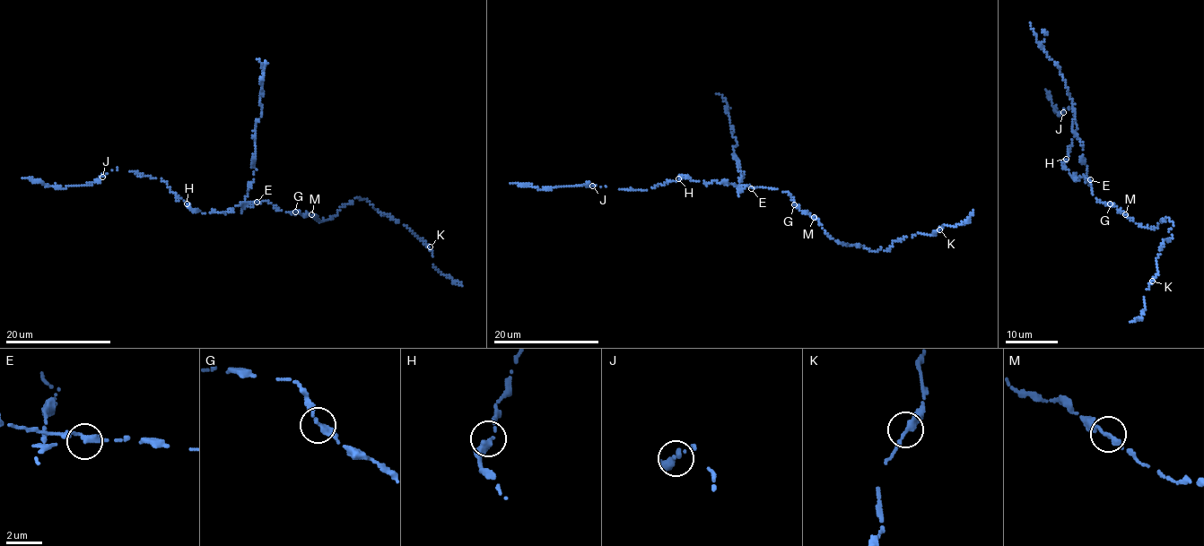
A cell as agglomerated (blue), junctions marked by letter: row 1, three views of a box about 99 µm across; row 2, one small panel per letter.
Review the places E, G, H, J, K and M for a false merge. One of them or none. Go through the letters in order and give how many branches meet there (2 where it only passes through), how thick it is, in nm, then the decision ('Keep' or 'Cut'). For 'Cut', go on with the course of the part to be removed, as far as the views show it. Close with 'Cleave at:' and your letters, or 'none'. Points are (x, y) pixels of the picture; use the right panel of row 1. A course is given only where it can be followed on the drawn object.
E: Branches: 1. Thickness 480 nm. Cut. Course of the part to remove: (1089, 179), (1083, 145), (1072, 127), (1073, 99), (1067, 93), (1060, 68), (1048, 58), (1029, 22)
G: Branches: 2. Thickness 320 nm. Keep
H: Branches: 1. Thickness 440 nm. Keep
J: Branches: 1. Thickness 400 nm. Keep
K: Branches: 2. Thickness 320 nm. Keep
M: Branches: 1. Thickness 400 nm. Keep
Cleave at: E

